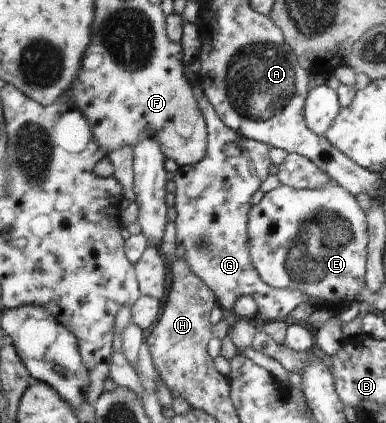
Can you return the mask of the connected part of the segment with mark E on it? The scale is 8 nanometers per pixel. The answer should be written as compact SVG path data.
M336 181L317 189L293 189L281 185L267 192L249 212L247 235L252 264L261 278L274 288L299 290L319 300L320 305L343 305L355 300L354 297L365 288L367 236L370 236L367 224L357 198Z

